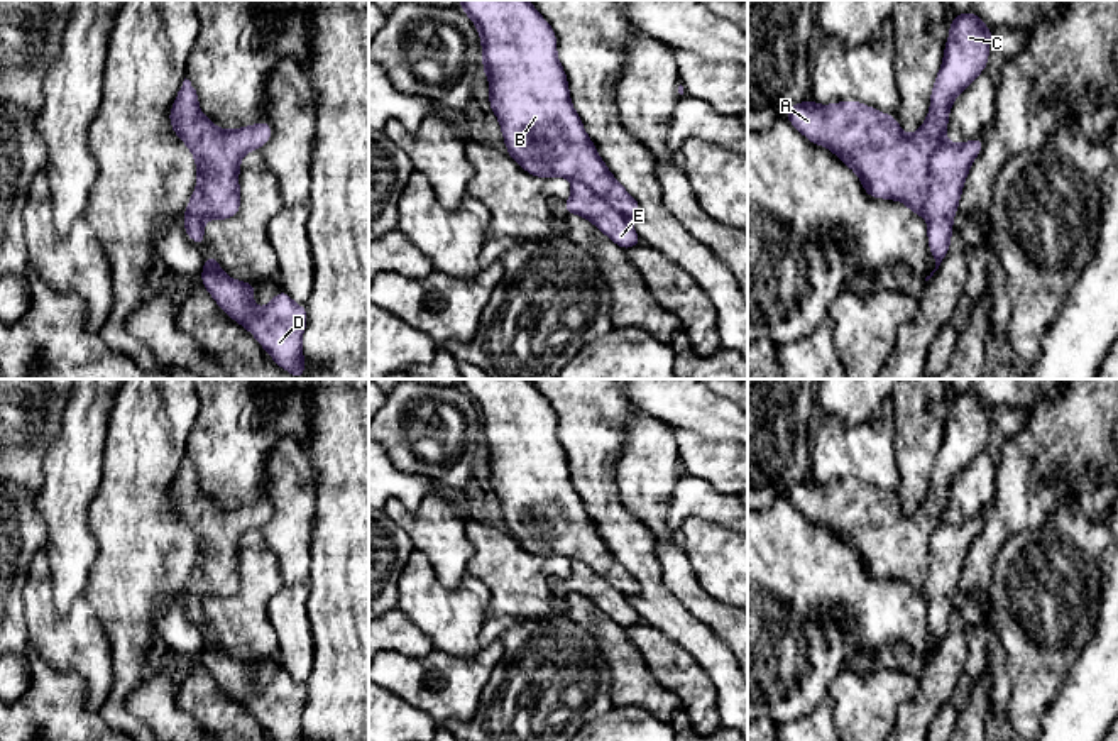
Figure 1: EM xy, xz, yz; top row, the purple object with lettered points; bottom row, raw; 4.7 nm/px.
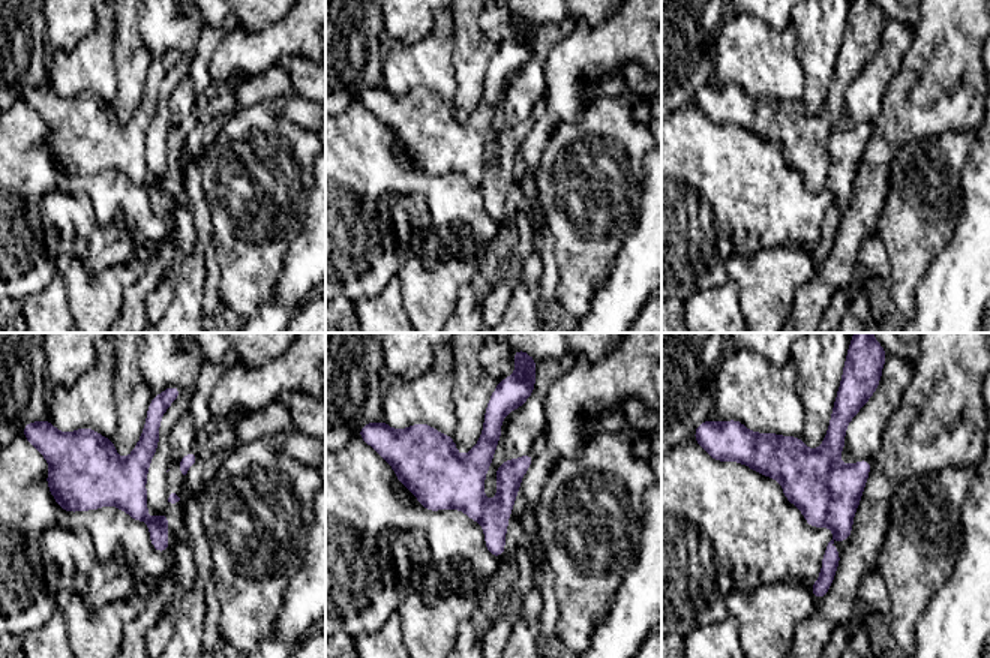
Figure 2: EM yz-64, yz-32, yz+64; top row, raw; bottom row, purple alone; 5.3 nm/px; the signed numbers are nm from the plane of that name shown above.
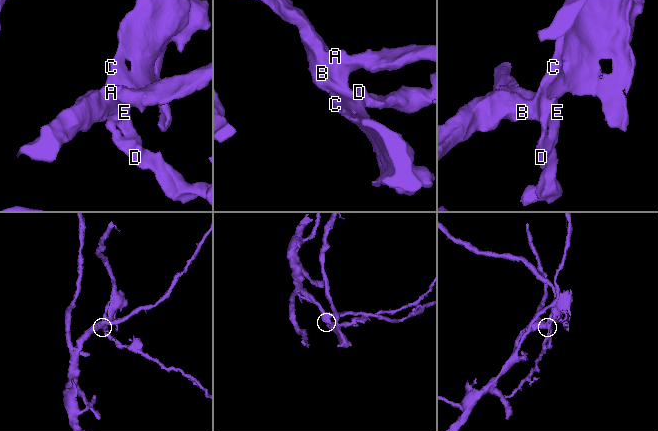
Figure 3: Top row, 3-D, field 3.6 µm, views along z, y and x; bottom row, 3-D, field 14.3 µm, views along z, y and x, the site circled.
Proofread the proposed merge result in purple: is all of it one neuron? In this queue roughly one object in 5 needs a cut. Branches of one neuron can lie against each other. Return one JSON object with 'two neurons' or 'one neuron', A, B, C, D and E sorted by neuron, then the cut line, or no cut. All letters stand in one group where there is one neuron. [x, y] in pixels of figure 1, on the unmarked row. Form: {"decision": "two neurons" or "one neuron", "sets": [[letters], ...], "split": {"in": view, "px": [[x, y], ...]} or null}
{"decision": "two neurons", "sets": [["A", "B", "C"], ["D", "E"]], "split": {"in": "yz", "px": [[944, 520], [931, 540], [931, 567], [927, 586], [922, 592]]}}

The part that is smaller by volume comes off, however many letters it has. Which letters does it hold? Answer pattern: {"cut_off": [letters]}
{"cut_off": ["D", "E"]}

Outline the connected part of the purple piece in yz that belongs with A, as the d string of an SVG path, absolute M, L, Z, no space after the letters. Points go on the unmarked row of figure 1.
M974 391L956 392L944 443L932 467L923 504L905 514L895 494L859 480L822 486L812 479L793 482L786 497L805 518L829 526L863 560L871 577L903 580L923 594L930 568L930 540L945 518L956 475L984 450L993 409Z

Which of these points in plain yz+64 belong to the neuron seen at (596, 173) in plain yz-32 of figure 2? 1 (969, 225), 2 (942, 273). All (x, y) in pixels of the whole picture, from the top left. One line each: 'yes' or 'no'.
1: no
2: no

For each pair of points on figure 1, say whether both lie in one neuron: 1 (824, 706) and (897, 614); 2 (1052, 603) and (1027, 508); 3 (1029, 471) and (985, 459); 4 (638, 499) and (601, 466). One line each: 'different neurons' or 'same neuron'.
1: different neurons
2: different neurons
3: different neurons
4: different neurons

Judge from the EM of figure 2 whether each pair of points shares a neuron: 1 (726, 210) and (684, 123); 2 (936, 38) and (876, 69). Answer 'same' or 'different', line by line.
1: same
2: different

